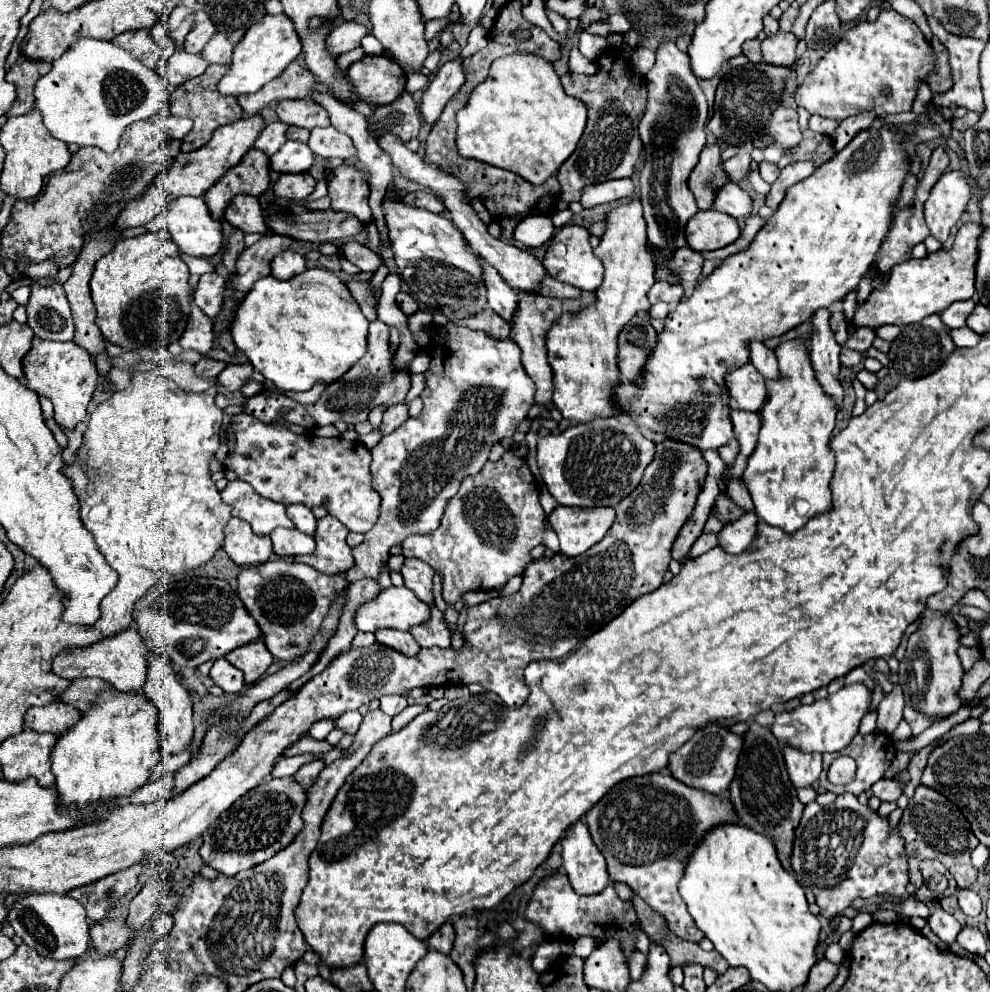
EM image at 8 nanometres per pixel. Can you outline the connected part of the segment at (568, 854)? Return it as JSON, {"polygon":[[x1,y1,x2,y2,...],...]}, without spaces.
{"polygon":[[574,823,562,839,562,867,578,895,596,895,610,885,604,855,592,843,588,827]]}

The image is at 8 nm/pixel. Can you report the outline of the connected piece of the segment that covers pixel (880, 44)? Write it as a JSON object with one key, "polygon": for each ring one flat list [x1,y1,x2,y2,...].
{"polygon":[[882,9,876,21,862,19,846,31,840,43,806,75,804,83,794,93,794,101,812,115,816,113,838,121,862,111,874,111,876,117,902,113,912,109,918,85,926,83,926,77,934,69,934,49,924,39,918,25,894,9]]}

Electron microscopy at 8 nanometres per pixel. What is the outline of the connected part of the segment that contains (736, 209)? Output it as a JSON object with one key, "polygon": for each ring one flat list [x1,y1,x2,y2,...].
{"polygon":[[728,183,718,191,714,209,728,213,730,217,736,217,736,219,748,217,752,213,752,197,738,183]]}

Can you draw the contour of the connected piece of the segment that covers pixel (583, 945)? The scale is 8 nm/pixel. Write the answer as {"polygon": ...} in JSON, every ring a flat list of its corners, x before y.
{"polygon":[[580,935,574,942,573,954,586,959,590,955,590,951,594,951,596,947,596,939,594,937,588,937,588,935]]}

